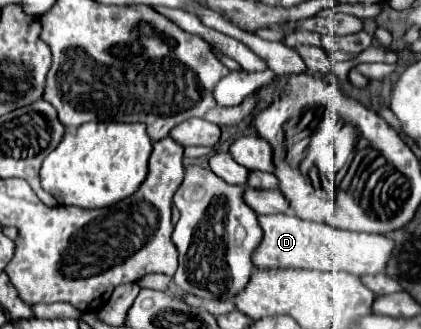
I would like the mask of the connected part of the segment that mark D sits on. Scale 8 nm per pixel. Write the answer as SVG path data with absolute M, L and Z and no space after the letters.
M288 204L288 212L278 212L272 216L258 216L264 238L260 246L252 252L254 266L260 268L308 268L308 270L326 270L326 272L350 272L354 276L380 274L386 268L386 262L392 254L394 242L382 234L350 232L332 228L328 224L306 222L296 218Z

